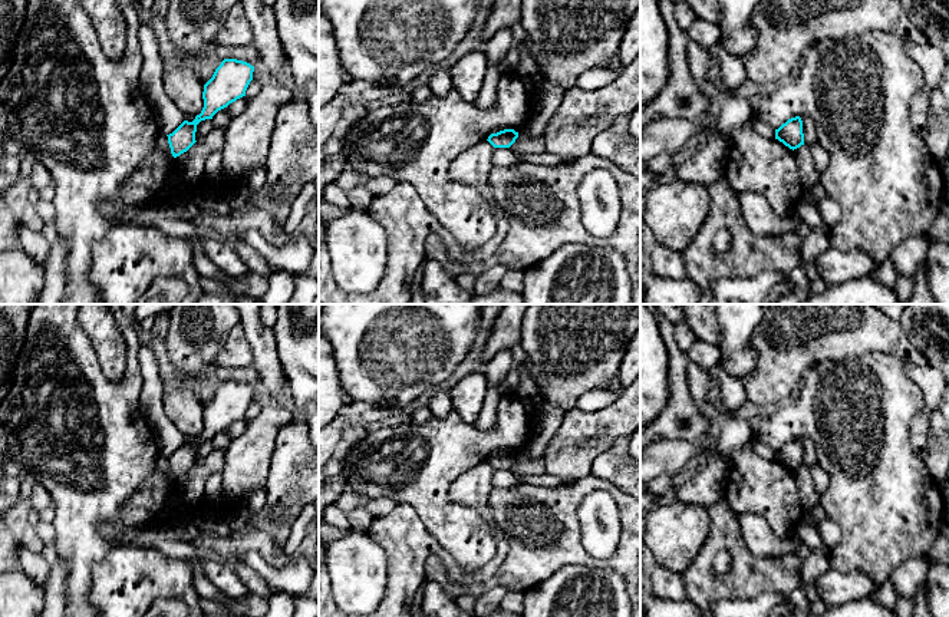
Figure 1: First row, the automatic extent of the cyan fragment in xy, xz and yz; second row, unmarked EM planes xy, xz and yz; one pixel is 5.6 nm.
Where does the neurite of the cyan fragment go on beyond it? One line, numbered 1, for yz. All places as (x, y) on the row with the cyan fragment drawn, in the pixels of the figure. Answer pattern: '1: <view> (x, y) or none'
1: none

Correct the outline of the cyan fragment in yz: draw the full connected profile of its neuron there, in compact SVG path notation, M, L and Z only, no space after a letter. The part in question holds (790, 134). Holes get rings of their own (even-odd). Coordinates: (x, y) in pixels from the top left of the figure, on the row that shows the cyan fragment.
M800 116L788 119L775 129L775 139L782 142L790 149L797 149L804 145L803 121Z

